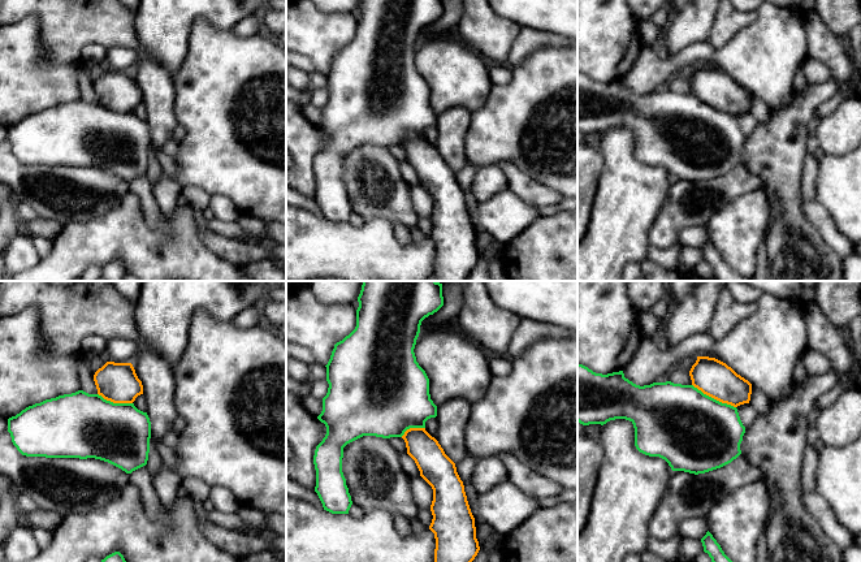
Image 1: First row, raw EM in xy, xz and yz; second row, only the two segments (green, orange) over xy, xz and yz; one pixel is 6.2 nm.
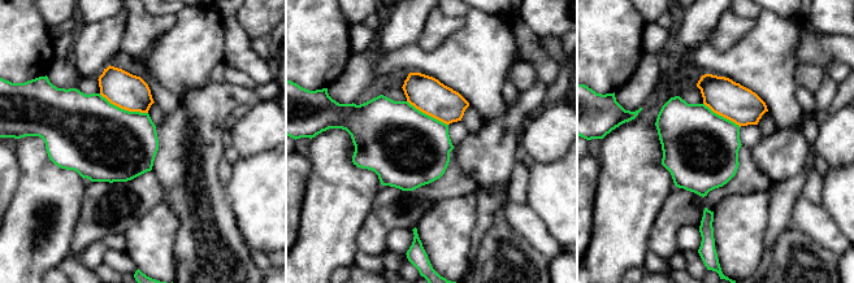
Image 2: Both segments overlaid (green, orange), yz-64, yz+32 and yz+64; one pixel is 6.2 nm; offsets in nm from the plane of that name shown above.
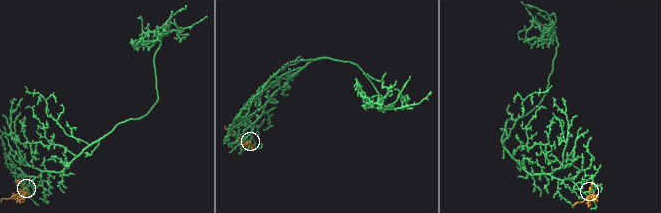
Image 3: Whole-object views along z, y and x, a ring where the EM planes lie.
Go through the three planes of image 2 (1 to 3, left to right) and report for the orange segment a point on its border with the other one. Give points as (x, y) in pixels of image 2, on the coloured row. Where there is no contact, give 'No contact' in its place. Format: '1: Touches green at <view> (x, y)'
1: Touches green at yz-64 (124, 109)
2: Touches green at yz+32 (426, 114)
3: Touches green at yz+64 (720, 116)

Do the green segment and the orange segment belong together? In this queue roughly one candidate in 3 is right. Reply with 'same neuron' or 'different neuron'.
different neuron

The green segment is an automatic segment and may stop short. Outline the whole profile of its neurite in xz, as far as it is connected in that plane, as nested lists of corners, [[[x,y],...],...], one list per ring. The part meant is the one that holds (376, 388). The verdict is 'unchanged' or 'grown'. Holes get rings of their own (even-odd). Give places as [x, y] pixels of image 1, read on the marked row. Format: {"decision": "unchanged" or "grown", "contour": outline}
{"decision": "unchanged", "contour": [[[363,281],[358,297],[356,327],[334,345],[326,367],[328,393],[323,398],[323,411],[317,419],[325,424],[326,435],[316,446],[313,464],[316,487],[324,510],[349,514],[352,505],[342,472],[343,448],[363,437],[402,437],[410,428],[425,428],[425,422],[437,416],[437,406],[430,399],[429,379],[416,362],[414,353],[421,321],[444,306],[442,284],[437,281]]]}

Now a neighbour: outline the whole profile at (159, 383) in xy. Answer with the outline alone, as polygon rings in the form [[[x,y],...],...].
[[[144,349],[138,351],[131,364],[143,385],[146,412],[151,422],[151,436],[156,444],[173,428],[178,416],[176,376],[166,360]]]

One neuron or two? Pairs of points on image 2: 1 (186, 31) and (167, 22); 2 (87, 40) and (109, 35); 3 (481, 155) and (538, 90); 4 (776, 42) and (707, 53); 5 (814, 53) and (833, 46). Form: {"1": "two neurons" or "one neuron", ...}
{"1": "two neurons", "2": "one neuron", "3": "one neuron", "4": "one neuron", "5": "one neuron"}

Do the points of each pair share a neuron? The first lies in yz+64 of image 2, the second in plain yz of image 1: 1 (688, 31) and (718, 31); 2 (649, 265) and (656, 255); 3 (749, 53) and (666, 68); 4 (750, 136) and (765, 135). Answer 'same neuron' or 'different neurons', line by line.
1: different neurons
2: same neuron
3: same neuron
4: different neurons

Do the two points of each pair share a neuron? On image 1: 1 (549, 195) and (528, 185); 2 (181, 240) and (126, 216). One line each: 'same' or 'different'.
1: same
2: same

